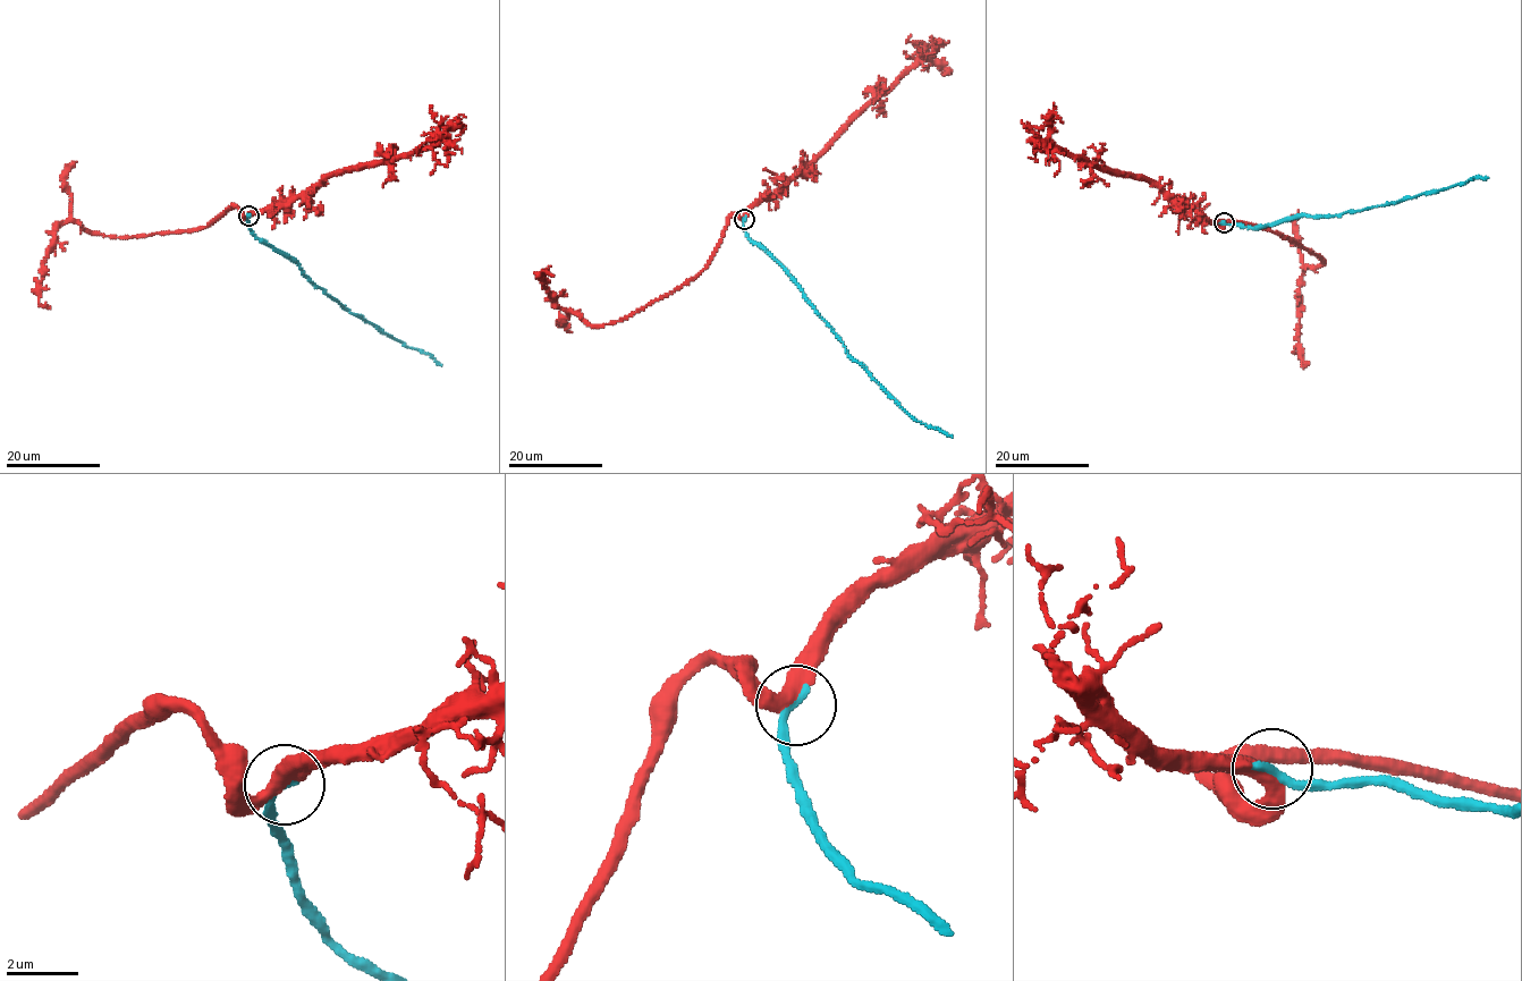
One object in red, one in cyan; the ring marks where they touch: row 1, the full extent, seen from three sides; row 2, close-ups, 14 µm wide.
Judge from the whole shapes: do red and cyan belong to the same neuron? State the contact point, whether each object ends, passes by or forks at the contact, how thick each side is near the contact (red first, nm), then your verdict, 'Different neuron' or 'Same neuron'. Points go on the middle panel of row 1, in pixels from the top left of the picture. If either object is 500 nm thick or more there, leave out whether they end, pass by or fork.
Place: (744, 219). At the ring red passes by. At the ring cyan ends. Thickness 400 nm (red) against 280 nm. Same neuron

